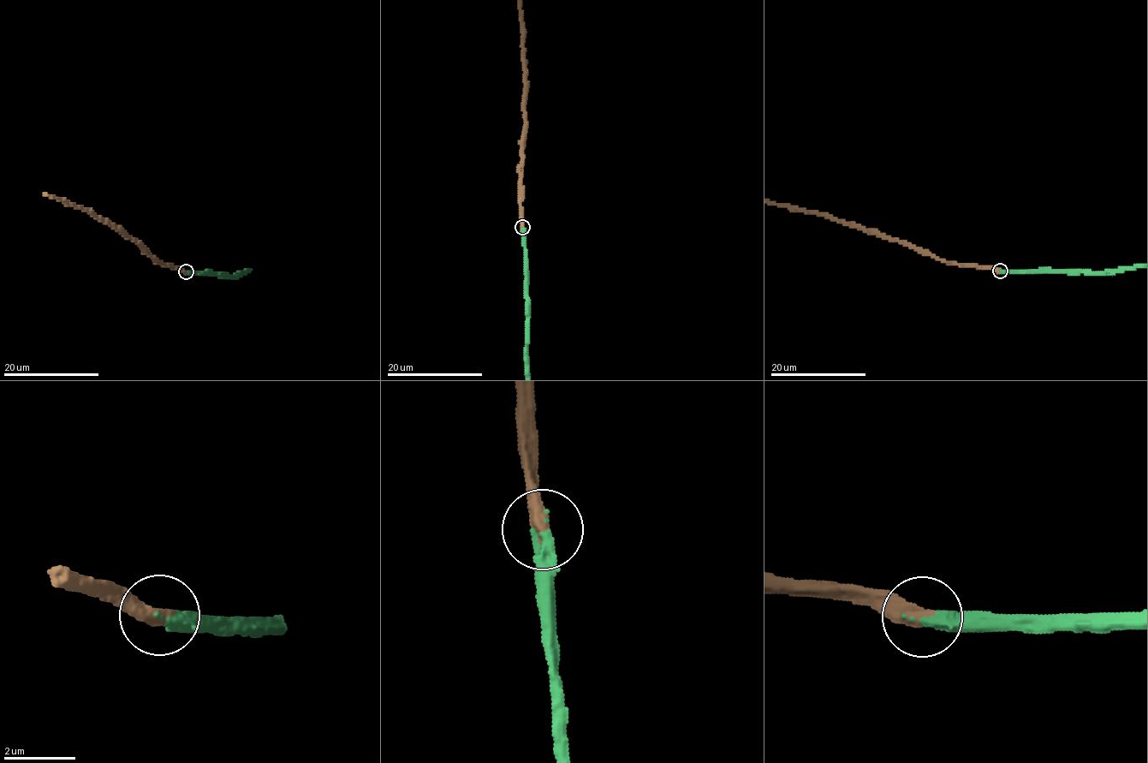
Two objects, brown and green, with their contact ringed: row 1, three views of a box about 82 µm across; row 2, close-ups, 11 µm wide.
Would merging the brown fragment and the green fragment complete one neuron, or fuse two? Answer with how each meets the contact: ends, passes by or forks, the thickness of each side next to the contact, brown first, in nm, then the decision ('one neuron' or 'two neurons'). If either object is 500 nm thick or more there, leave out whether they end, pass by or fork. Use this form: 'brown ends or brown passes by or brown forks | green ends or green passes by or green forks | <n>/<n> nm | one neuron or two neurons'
500/340 nm | one neuron

